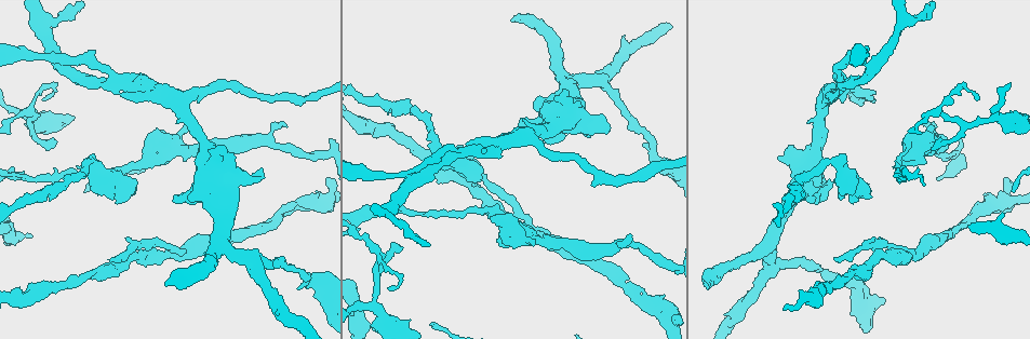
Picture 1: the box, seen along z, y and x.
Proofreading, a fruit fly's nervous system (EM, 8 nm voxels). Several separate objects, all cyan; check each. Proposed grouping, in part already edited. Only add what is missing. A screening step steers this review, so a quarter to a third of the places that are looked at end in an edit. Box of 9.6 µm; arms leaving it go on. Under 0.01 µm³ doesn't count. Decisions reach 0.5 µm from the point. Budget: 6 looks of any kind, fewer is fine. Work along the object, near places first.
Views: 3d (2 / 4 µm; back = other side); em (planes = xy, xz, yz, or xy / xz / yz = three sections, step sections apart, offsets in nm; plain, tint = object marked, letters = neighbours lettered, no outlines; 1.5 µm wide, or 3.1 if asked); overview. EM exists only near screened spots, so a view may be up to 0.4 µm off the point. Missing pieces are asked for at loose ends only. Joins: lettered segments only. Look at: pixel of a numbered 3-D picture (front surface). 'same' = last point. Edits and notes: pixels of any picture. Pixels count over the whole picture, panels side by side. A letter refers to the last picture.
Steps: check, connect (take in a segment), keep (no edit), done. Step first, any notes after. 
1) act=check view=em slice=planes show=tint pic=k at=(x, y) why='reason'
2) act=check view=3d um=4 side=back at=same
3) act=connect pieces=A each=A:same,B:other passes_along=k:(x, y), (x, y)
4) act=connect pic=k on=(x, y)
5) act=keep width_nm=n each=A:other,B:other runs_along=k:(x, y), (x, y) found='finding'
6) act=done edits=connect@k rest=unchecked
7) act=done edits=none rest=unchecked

act=check view=em slice=xy step=4 show=letters pic=1 at=(632, 235) why='branch stops here'

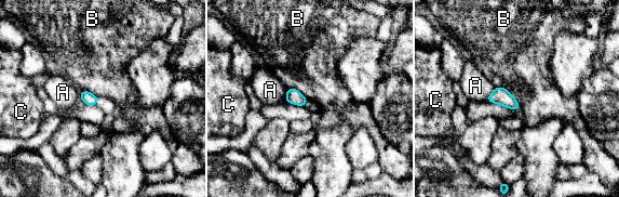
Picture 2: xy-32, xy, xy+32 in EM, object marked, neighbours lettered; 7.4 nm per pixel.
act=check view=em slice=xz step=4 show=letters at=same why='cut it another way'

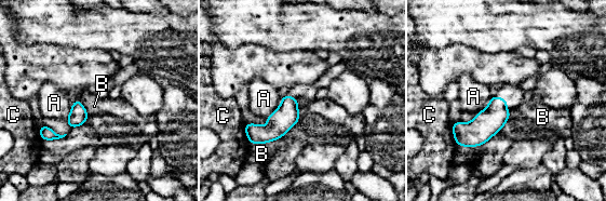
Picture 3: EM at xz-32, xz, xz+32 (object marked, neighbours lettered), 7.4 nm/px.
act=keep width_nm=120 longest_contact=B:380nm each=A:other,B:other,C:other found='none of them fits'

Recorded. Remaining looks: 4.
act=check view=em slice=xz step=4 show=tint pic=1 at=(607, 133)

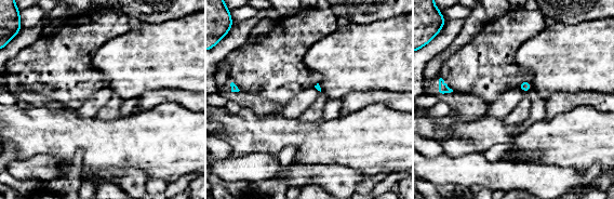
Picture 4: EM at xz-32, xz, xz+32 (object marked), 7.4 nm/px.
act=check view=em slice=planes show=letters at=same

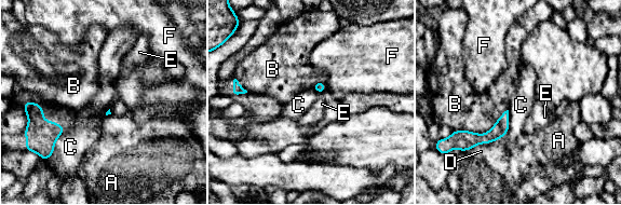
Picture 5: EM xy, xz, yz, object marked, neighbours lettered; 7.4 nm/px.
act=keep each=A:other,B:other,C:other,D:other,E:other,F:other runs_along=5:(505, 114), (487, 138), (456, 133) found='no lettered segment goes on from it'

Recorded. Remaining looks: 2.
act=check view=em slice=planes show=letters pic=1 at=(564, 91) why='free end'

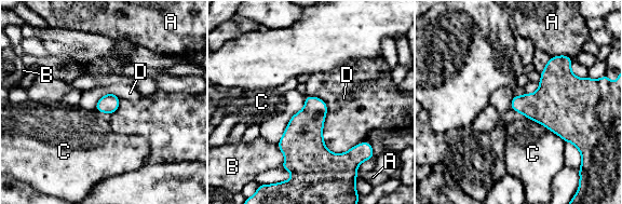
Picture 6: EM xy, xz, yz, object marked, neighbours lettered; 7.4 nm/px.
act=keep each=A:other,B:other,C:other,D:other border=6:(528, 118), (553, 131), (565, 141) found='none of them fits'

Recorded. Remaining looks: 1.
act=done edits=none rest=unchecked

